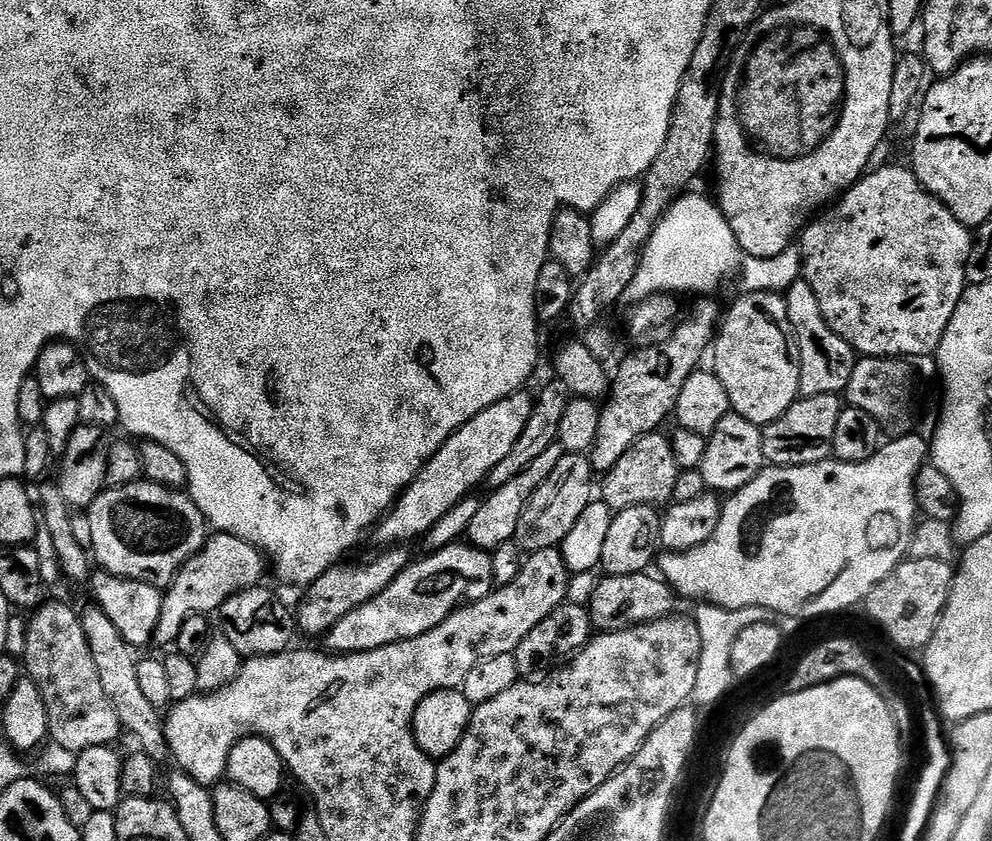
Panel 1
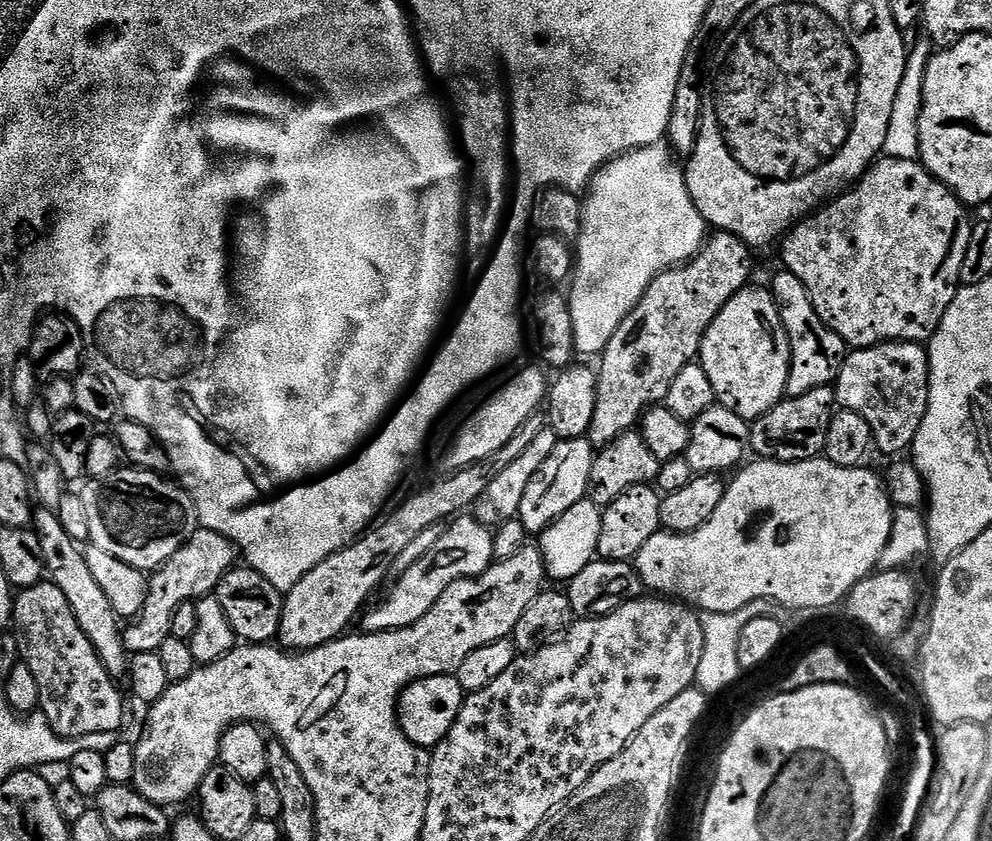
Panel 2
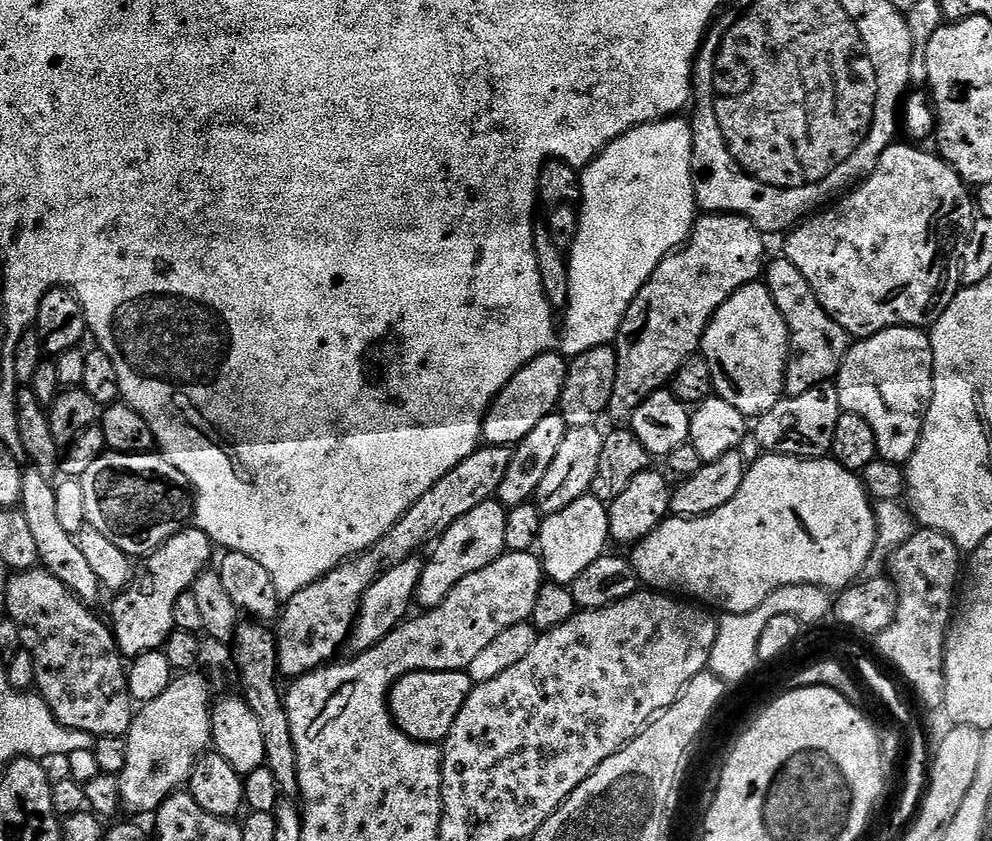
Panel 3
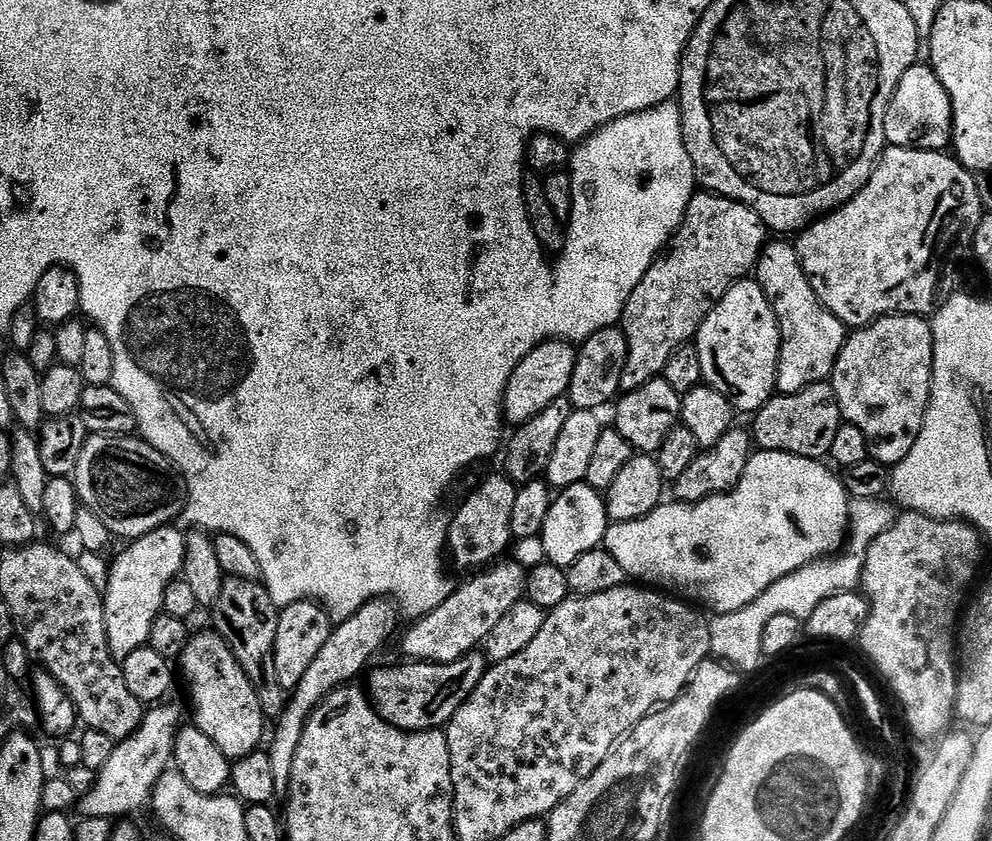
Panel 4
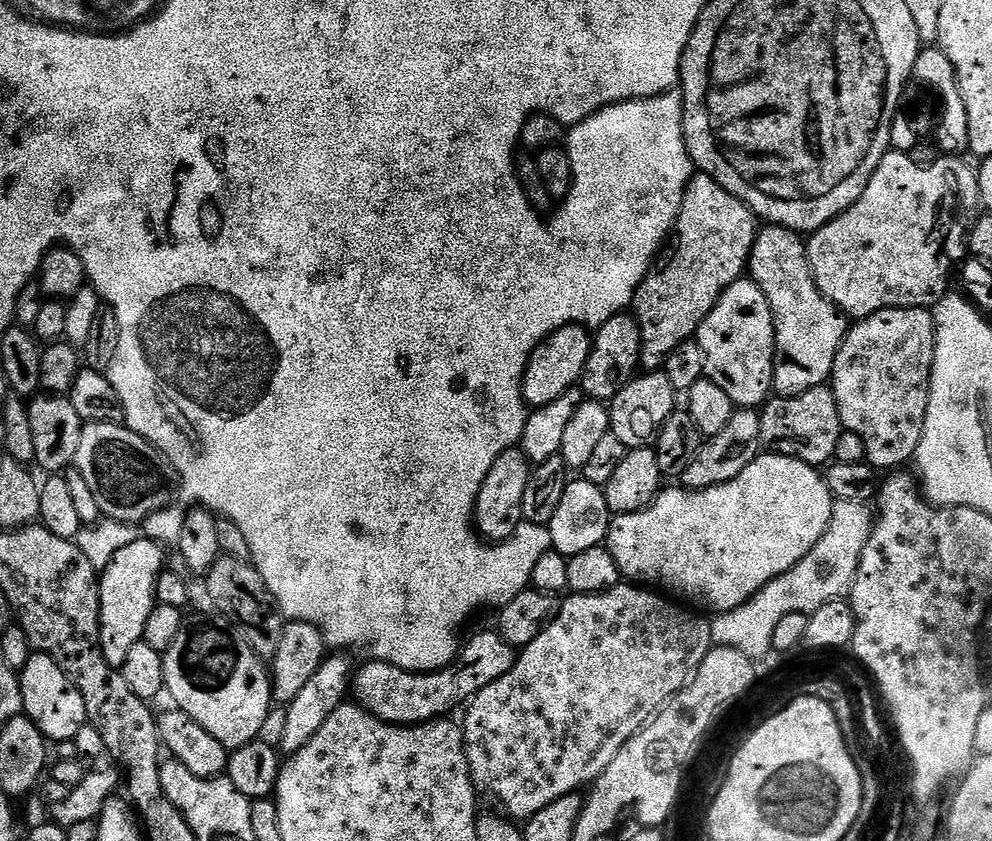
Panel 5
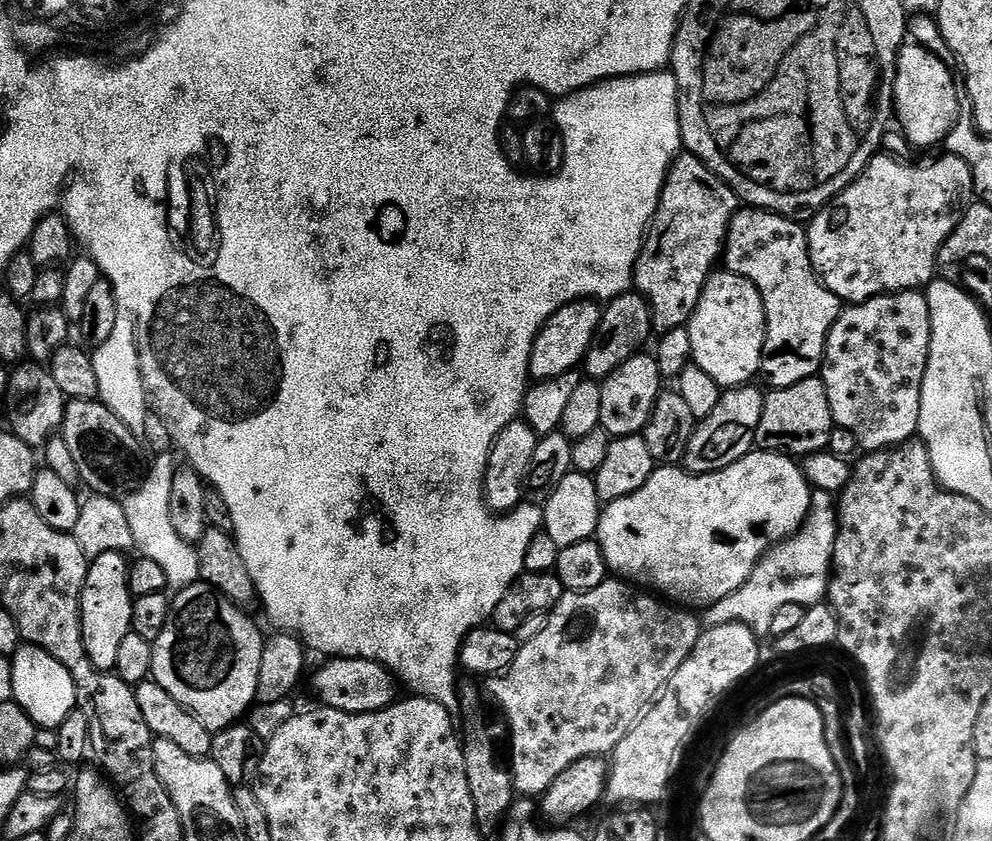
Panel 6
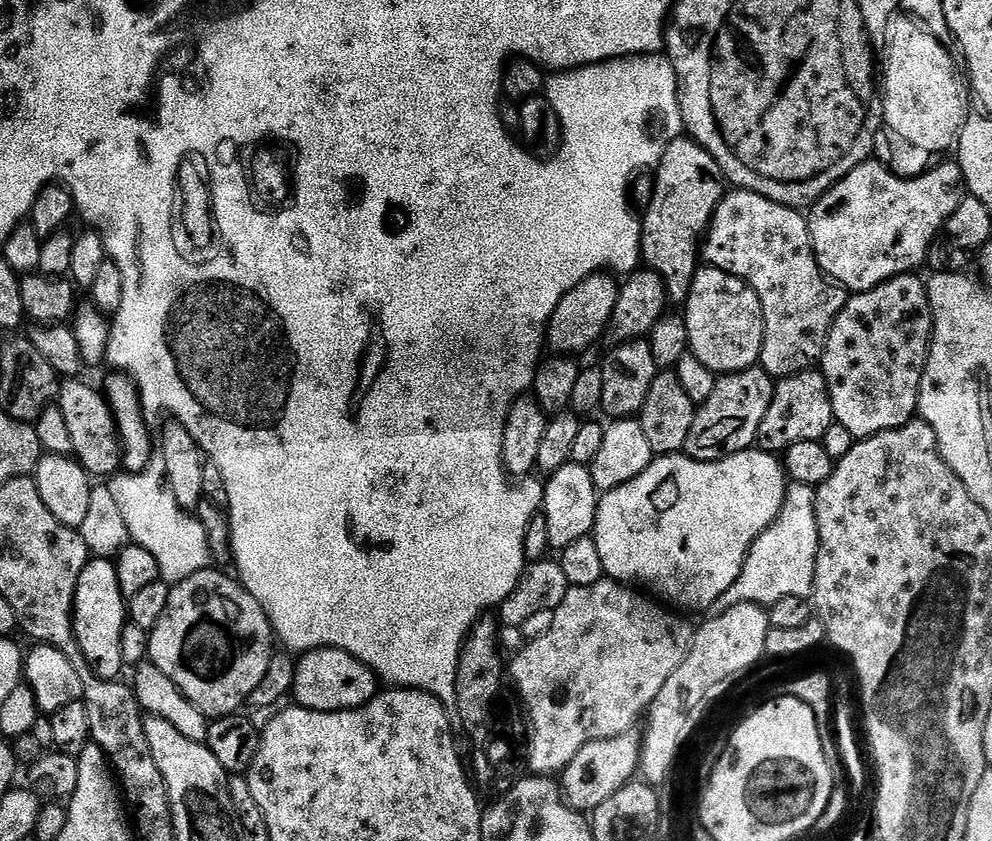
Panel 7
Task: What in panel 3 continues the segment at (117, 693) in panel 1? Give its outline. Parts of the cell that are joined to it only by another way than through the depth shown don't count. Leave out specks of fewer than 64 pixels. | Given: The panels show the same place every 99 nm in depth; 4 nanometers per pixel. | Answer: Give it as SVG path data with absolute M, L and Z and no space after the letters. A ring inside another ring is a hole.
M31 466L24 470L22 498L20 499L19 507L33 534L33 539L36 541L40 560L39 565L54 574L84 604L95 605L94 602L102 595L97 575L87 565L86 558L82 555L82 550L77 548L75 537L66 534L66 530L63 529L58 517L56 517L54 486L51 484L49 477L44 476Z

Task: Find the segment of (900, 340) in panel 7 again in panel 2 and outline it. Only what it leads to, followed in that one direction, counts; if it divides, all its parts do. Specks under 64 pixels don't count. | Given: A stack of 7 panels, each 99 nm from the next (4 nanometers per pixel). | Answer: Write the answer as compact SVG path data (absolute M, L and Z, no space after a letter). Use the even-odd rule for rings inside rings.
M893 342L875 344L873 348L857 348L849 351L834 387L841 409L854 414L862 414L862 418L870 422L870 430L874 430L874 438L878 442L881 453L885 457L888 455L888 458L899 457L911 449L928 413L930 386L928 385L927 347L920 342Z

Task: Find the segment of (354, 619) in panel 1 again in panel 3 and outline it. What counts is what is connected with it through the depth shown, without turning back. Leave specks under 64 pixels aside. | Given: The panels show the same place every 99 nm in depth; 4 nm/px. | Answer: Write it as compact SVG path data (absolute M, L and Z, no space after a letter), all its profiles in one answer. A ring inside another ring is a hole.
M491 498L482 502L481 505L475 506L474 510L470 510L468 514L462 515L449 529L439 536L434 547L431 549L432 557L428 556L424 561L424 569L422 570L421 580L417 584L415 593L415 603L421 604L421 609L437 608L441 602L450 594L450 590L454 590L454 586L458 586L458 582L462 582L462 578L466 578L466 574L474 574L474 570L482 570L482 566L490 566L490 562L494 562L499 556L503 556L506 549L506 526L508 525L508 509L500 503L499 499Z

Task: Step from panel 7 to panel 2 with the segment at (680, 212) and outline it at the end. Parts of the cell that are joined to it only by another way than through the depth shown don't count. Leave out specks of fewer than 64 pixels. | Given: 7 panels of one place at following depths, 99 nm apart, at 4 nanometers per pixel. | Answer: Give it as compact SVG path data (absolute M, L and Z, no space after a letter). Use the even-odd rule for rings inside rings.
M717 231L715 235L705 243L695 260L664 273L649 286L648 293L642 297L634 313L636 325L633 326L628 341L625 344L617 343L611 349L612 365L608 368L608 384L606 380L606 387L600 393L592 428L587 435L587 439L591 440L593 445L612 445L625 432L633 431L641 423L645 412L667 401L675 379L682 374L684 367L699 357L708 327L718 318L720 311L730 302L730 298L734 298L734 294L749 287L753 249L742 238L729 232Z

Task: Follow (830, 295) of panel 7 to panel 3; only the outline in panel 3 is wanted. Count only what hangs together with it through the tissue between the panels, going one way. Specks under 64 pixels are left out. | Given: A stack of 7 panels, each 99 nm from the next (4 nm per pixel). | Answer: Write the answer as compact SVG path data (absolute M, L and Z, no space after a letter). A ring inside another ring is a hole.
M783 258L769 263L766 268L766 283L782 318L788 327L788 369L784 375L784 391L788 396L806 394L814 386L835 381L844 356L850 347L850 337L818 302L810 282L802 278L798 266Z

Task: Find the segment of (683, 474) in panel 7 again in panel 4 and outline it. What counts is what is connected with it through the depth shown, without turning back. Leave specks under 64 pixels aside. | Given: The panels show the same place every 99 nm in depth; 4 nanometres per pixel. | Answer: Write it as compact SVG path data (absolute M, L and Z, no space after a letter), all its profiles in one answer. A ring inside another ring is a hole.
M753 451L752 457L748 459L746 474L738 482L736 488L731 488L723 496L711 496L697 504L668 503L662 502L653 512L646 514L641 520L631 520L621 524L609 523L602 547L605 552L612 555L614 562L618 562L618 566L622 566L625 577L632 579L633 576L636 579L633 581L639 582L641 585L653 590L663 590L673 597L683 598L688 602L701 600L705 604L703 607L712 614L733 612L734 610L742 610L742 606L750 606L750 602L754 602L754 598L758 598L766 590L770 590L770 586L774 586L774 582L786 578L786 574L794 574L794 570L798 570L810 562L822 560L839 553L843 549L848 535L848 505L850 497L848 491L844 488L843 479L827 463L811 460L810 458L802 458L794 454L786 454L785 452Z

